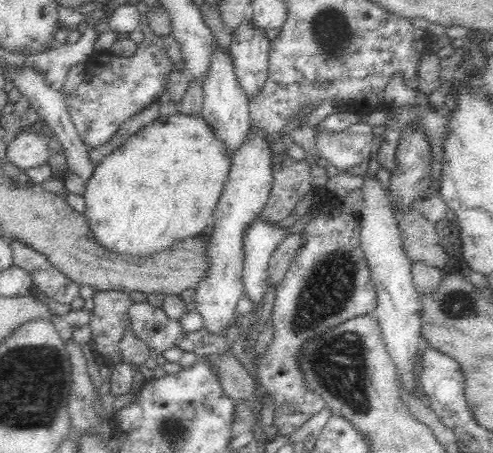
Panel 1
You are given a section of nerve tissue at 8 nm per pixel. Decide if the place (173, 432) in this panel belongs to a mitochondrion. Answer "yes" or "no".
yes

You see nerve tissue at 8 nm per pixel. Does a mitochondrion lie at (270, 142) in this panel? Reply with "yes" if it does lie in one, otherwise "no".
no

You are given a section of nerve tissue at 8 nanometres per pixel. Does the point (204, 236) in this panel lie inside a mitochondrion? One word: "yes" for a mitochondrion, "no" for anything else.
no

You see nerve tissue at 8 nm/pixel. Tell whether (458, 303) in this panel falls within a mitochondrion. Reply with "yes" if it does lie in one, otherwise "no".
yes

